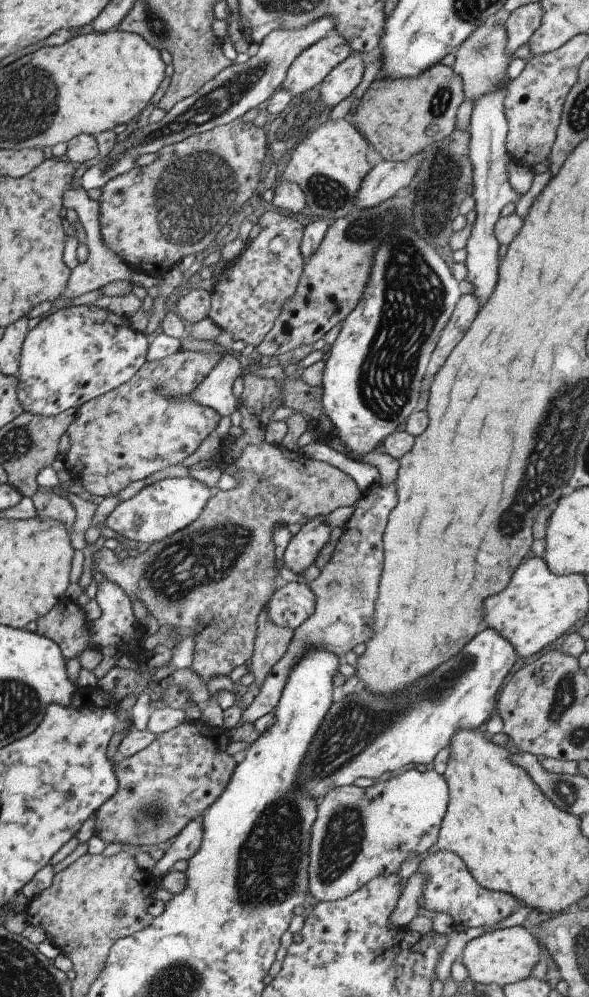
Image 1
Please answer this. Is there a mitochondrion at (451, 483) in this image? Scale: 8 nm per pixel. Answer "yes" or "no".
no

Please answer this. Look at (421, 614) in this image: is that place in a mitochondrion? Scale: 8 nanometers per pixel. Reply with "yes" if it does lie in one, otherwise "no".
no

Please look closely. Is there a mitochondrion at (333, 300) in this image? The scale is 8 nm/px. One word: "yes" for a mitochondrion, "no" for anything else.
no

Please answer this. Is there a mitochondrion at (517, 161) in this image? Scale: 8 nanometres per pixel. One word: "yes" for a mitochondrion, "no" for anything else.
no

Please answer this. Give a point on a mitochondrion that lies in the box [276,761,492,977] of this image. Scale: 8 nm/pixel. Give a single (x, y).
(343, 840)

